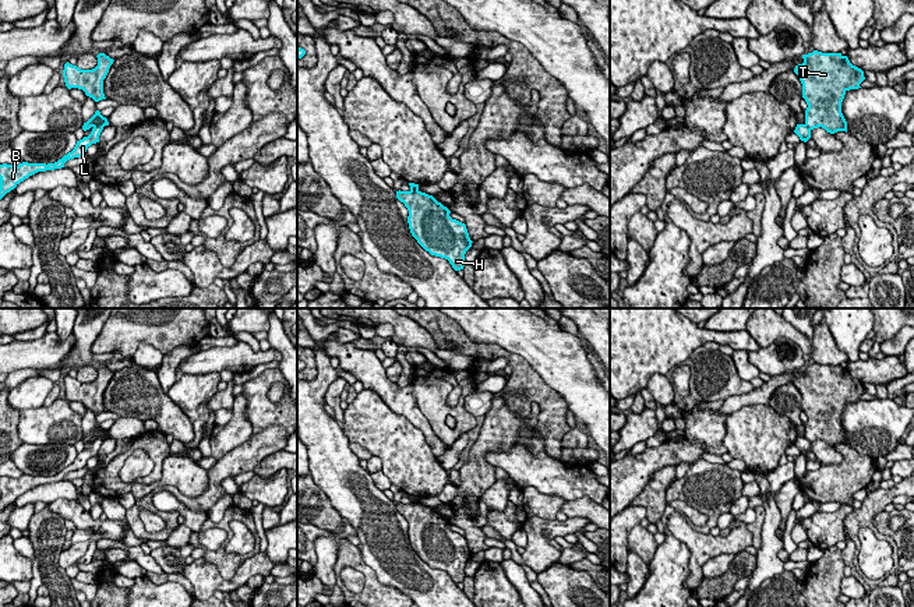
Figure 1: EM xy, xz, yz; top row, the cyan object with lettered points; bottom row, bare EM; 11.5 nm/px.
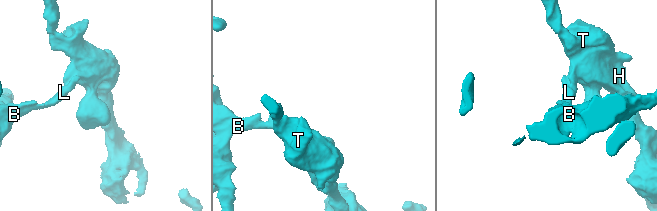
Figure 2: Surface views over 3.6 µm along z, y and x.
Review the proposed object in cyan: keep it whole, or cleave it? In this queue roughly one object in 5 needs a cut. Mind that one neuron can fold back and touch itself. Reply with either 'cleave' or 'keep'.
cleave

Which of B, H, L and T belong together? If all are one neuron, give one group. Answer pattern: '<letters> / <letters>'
B L / H T

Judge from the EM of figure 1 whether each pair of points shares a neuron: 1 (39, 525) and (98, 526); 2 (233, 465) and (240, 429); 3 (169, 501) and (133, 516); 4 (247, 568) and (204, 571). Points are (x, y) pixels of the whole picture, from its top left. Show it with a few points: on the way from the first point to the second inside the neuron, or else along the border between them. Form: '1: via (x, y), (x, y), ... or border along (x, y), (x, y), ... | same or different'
1: border along (46, 507), (64, 519) | different
2: border along (253, 434), (216, 461) | different
3: border along (154, 491), (152, 501), (161, 511), (179, 515) | different
4: via (236, 579), (232, 583), (215, 582) | same

